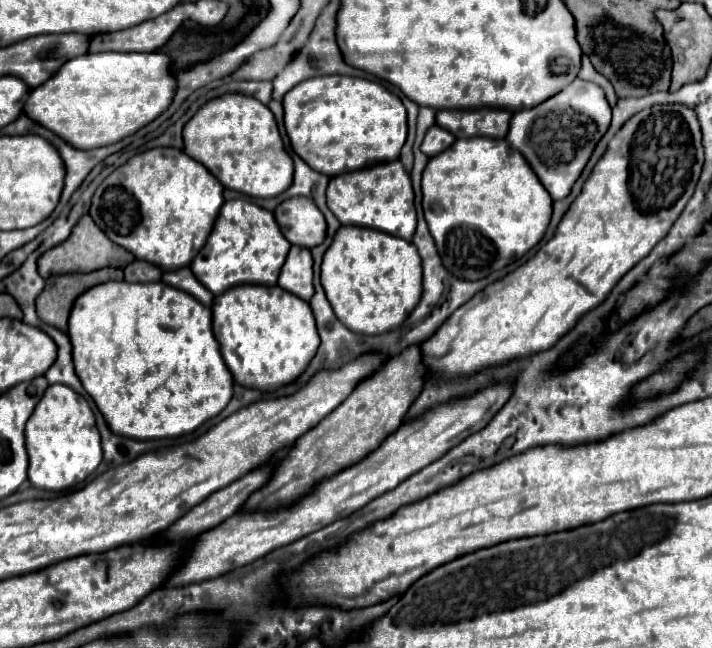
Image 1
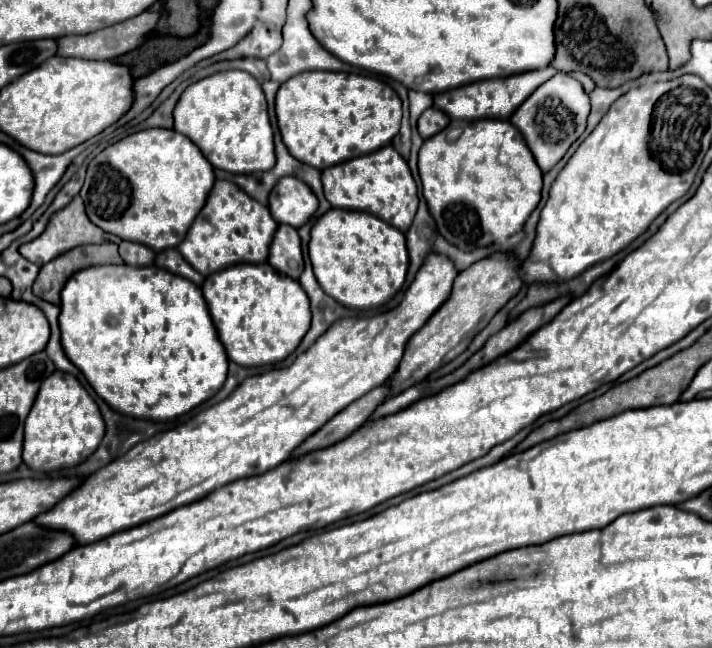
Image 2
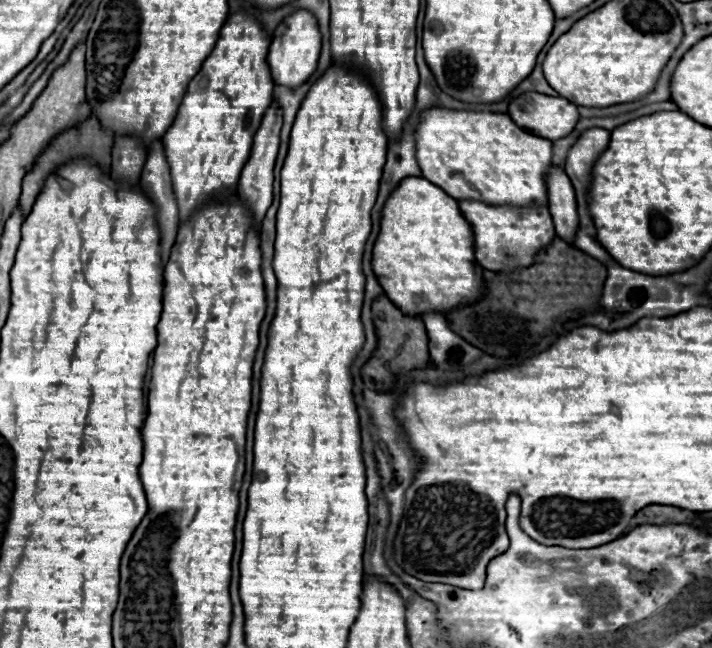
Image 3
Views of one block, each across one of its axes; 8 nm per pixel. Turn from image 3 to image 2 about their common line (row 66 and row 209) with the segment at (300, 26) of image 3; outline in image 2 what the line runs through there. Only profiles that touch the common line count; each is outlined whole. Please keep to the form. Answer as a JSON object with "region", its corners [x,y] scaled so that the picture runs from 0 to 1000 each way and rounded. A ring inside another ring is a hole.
{"region":[[[399,272],[379,296],[376,321],[388,343],[421,352],[447,321],[441,296],[416,272]]]}

